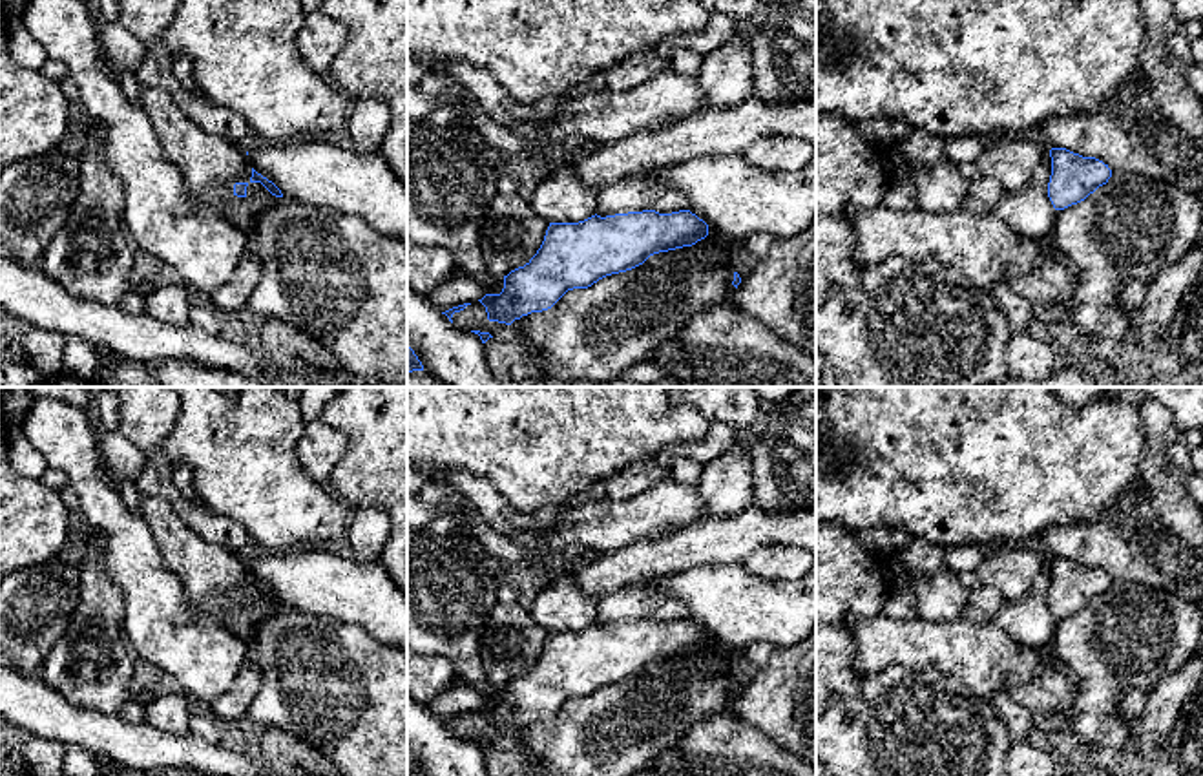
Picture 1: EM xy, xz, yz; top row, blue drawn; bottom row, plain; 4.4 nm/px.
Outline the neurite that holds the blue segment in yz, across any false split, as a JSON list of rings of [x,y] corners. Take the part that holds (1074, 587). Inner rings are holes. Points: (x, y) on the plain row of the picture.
[[[1051,557],[1050,566],[1048,606],[1055,619],[1084,610],[1112,586],[1108,573],[1095,566],[1083,566],[1066,557]]]

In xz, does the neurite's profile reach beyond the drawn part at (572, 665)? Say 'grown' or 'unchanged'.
unchanged

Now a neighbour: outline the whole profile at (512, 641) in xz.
[[[497,603],[480,637],[480,661],[487,681],[504,687],[529,672],[548,635],[549,632],[540,628],[520,603]]]

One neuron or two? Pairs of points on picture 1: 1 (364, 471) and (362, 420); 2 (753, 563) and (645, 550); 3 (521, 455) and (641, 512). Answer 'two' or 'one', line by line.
1: one
2: two
3: two

